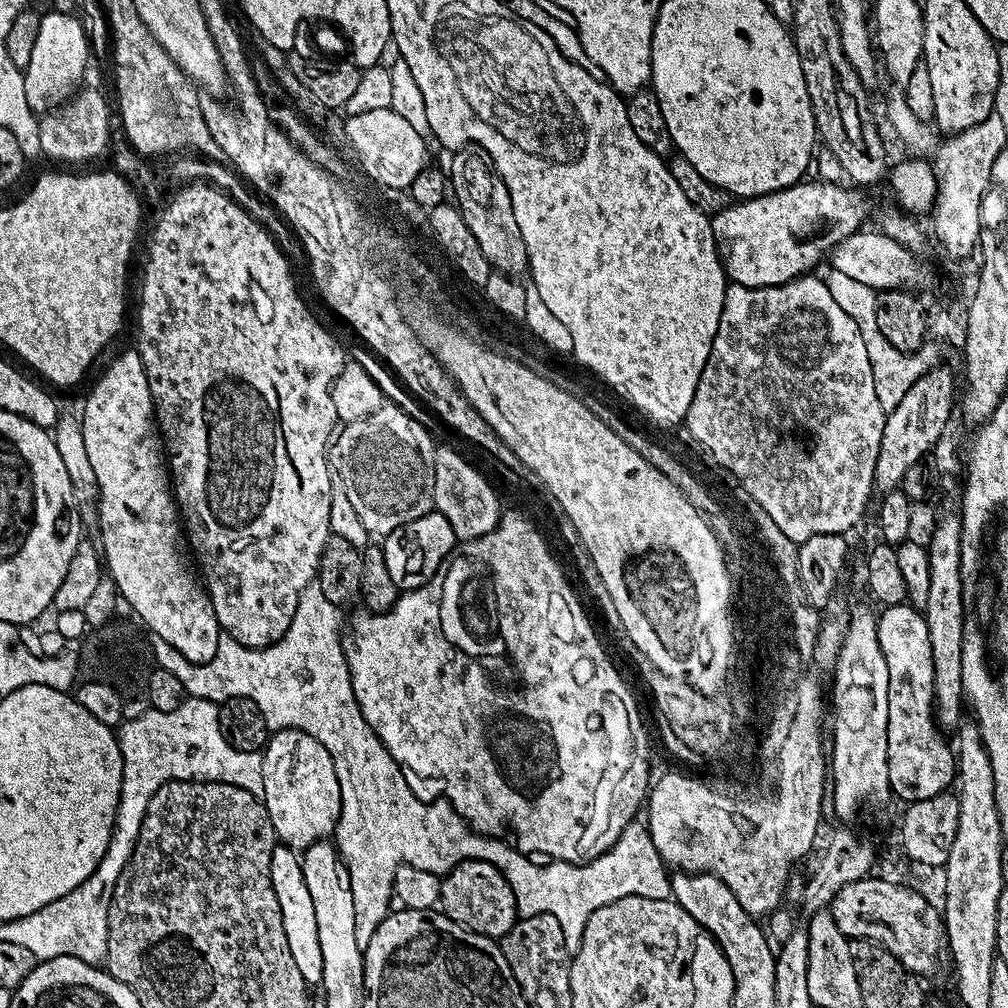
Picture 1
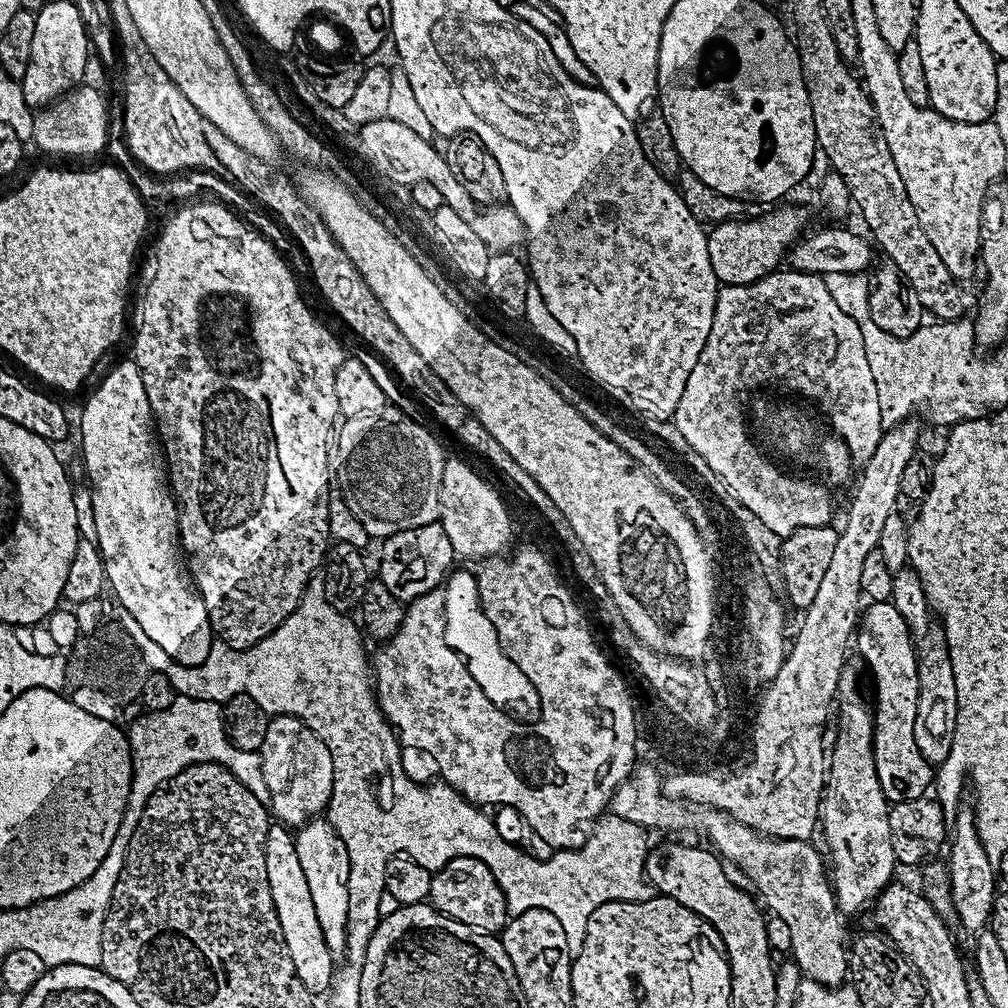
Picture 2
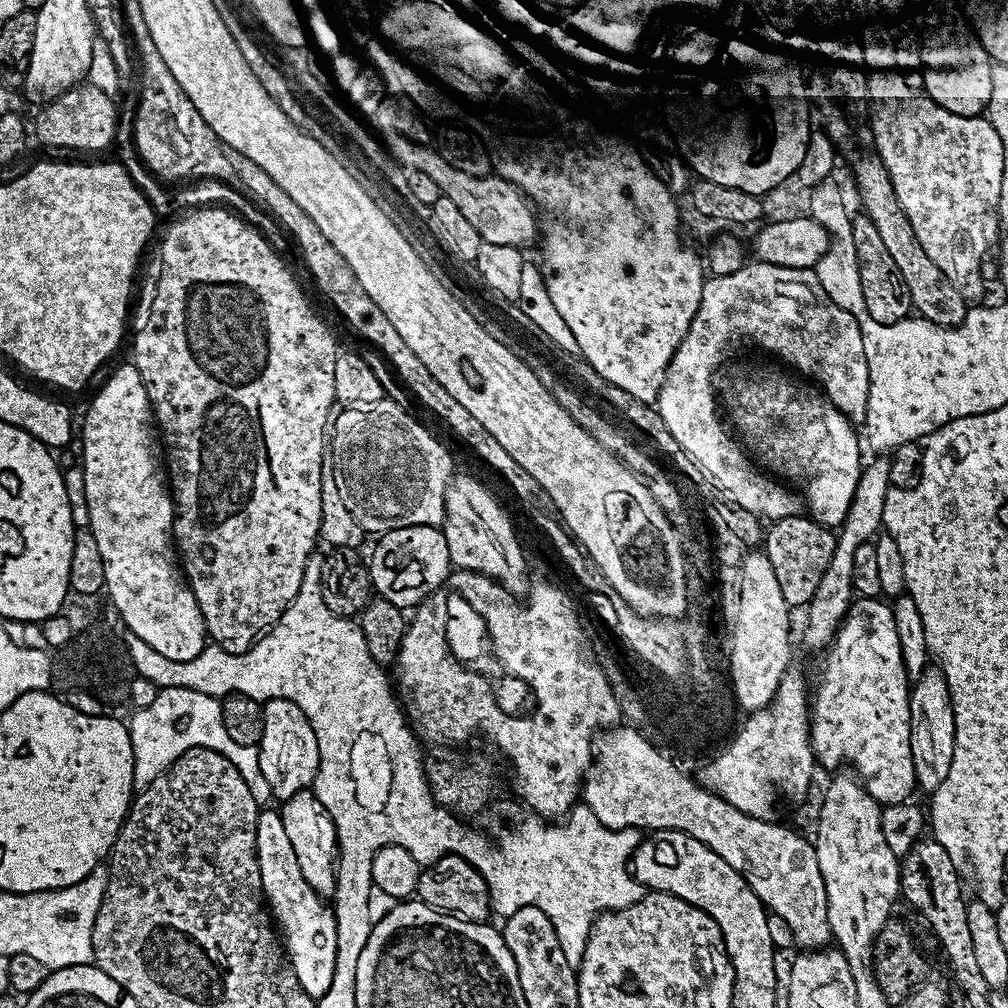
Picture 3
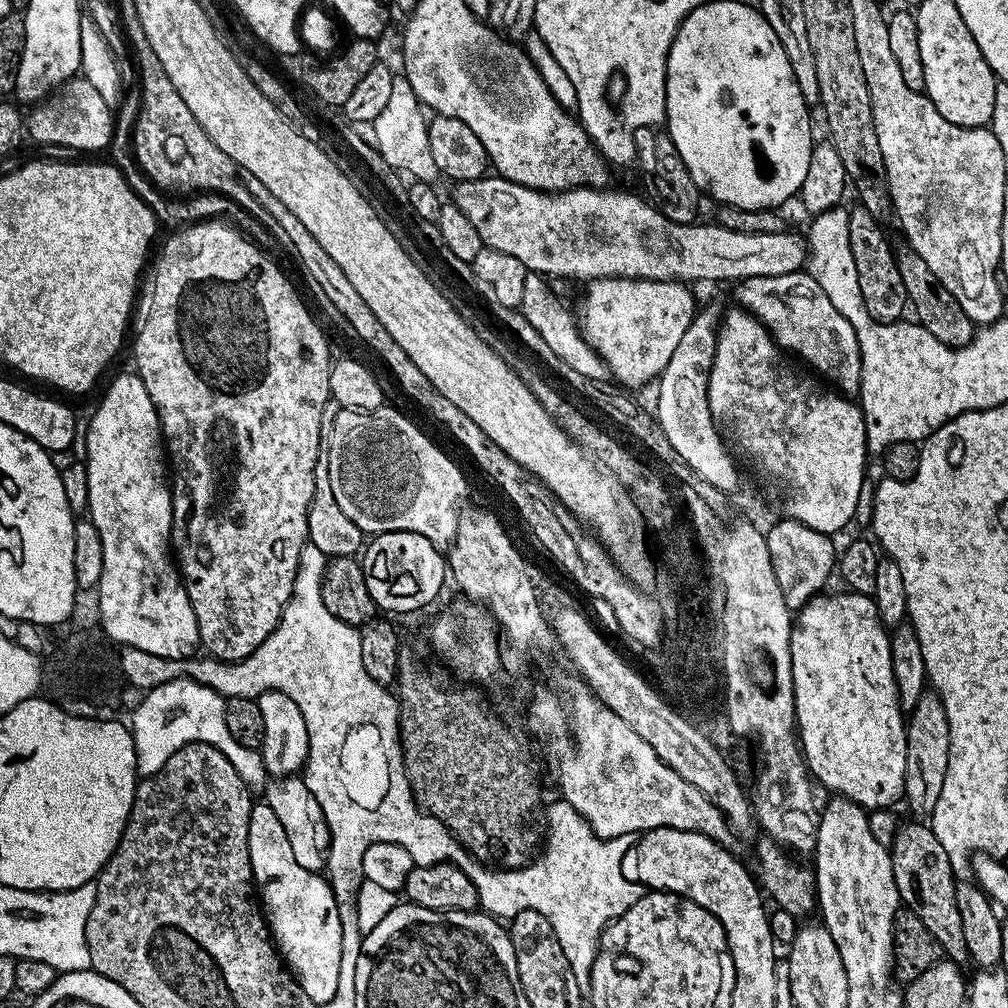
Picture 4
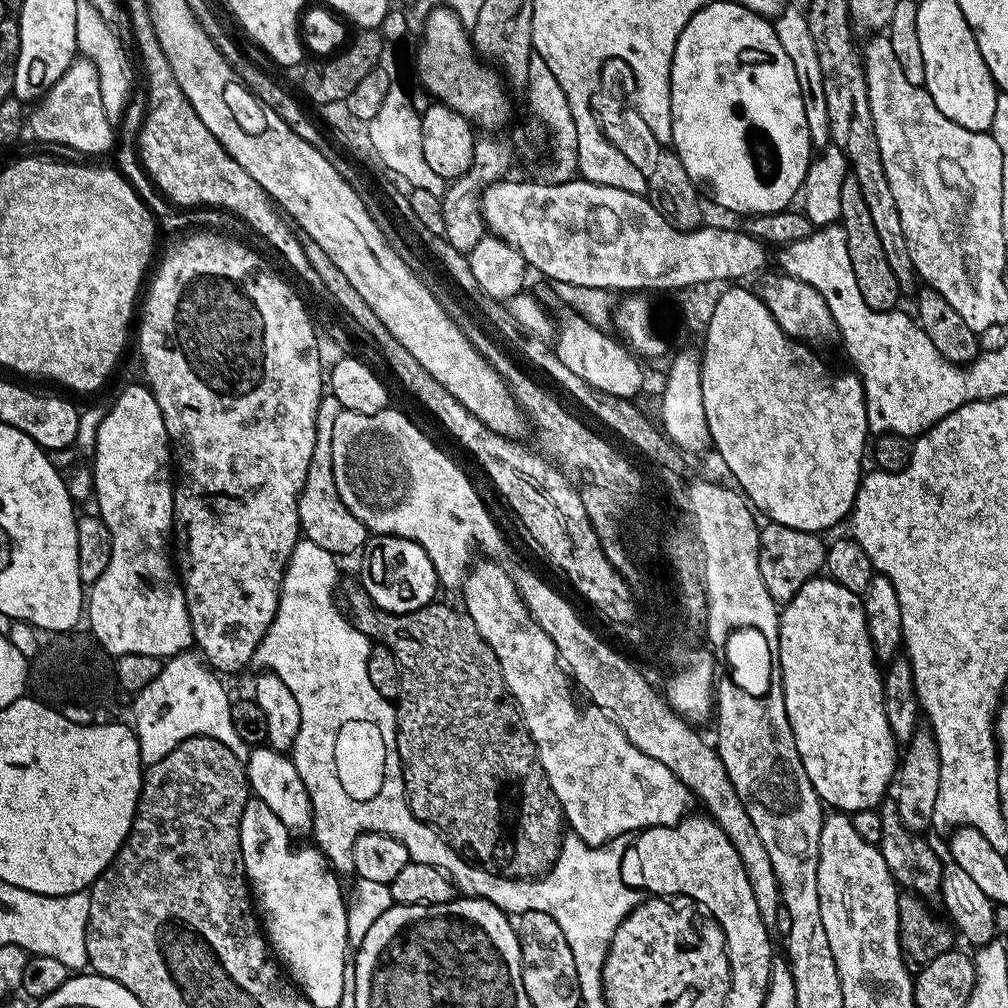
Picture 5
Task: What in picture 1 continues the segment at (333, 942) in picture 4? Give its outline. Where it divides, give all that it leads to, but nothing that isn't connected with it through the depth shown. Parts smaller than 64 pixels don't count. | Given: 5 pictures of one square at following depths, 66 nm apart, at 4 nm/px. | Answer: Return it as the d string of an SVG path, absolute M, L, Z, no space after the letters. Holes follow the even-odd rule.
M278 846L272 851L272 885L282 910L282 926L286 926L286 942L290 942L290 955L302 978L308 985L320 984L322 978L322 950L318 946L318 922L314 919L314 902L310 902L310 890L306 890L306 878L302 878L300 856L293 849Z

